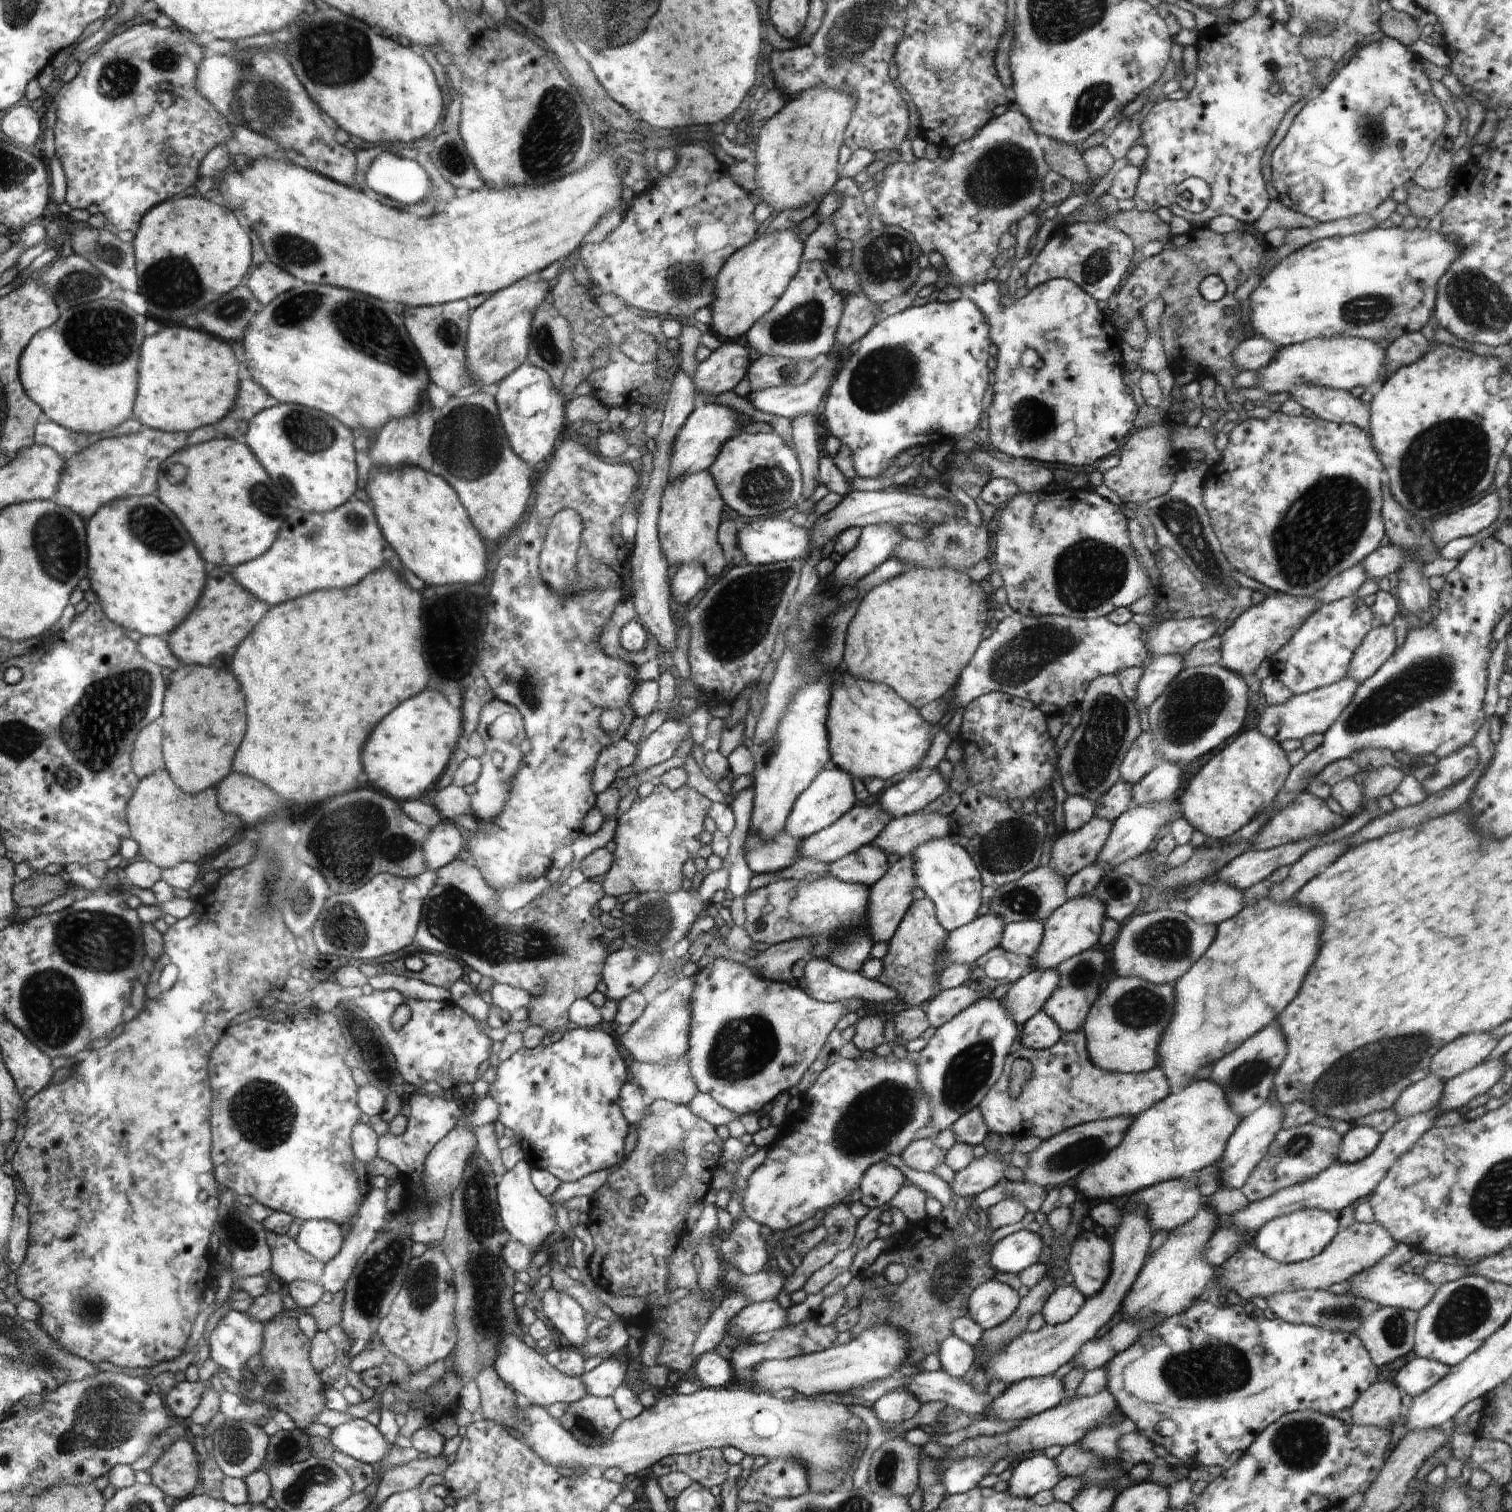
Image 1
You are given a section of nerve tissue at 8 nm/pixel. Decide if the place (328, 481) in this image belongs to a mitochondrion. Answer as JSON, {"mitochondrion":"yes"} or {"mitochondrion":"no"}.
{"mitochondrion":"no"}

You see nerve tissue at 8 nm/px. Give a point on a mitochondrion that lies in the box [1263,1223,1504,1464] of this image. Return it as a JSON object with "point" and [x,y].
{"point":[1467,1308]}

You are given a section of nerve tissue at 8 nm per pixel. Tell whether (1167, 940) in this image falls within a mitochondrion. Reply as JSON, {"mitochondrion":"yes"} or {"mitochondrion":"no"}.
{"mitochondrion":"yes"}

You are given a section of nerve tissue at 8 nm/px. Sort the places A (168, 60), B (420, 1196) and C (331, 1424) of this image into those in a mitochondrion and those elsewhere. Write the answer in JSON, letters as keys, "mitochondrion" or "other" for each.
{"A":"mitochondrion","B":"other","C":"other"}

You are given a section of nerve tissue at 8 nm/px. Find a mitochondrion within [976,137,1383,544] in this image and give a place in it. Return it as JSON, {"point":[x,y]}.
{"point":[1031,418]}

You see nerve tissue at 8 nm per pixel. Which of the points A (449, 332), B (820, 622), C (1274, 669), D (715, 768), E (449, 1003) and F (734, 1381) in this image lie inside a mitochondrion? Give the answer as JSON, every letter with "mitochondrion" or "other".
{"A":"mitochondrion","B":"mitochondrion","C":"other","D":"other","E":"other","F":"other"}

